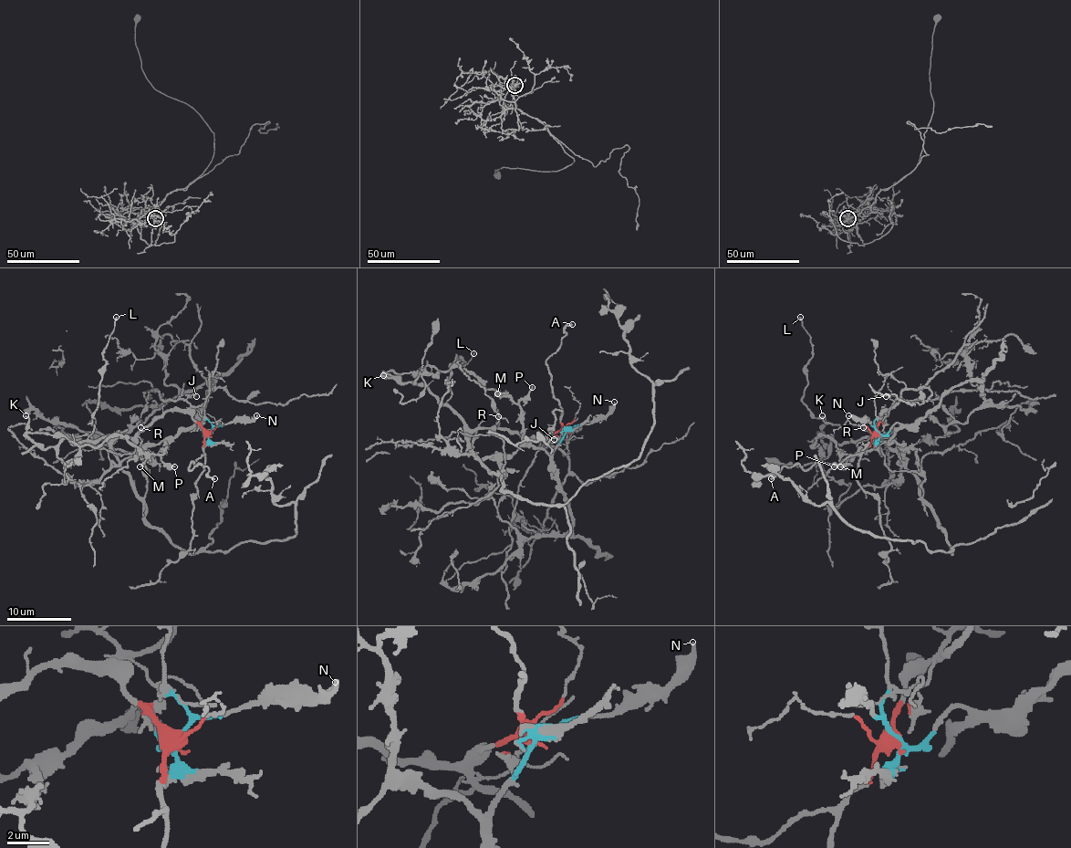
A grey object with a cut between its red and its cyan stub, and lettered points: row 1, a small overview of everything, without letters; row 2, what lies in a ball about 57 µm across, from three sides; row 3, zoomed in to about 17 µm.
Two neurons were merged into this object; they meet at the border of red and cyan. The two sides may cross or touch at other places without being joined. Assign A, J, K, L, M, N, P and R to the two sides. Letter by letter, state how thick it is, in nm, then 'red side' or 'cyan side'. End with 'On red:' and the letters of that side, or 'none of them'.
A: 200 nm thick; red side
J: 100 nm thick; red side
K: 220 nm thick; red side
L: 170 nm thick; red side
M: 160 nm thick; cyan side
N: 220 nm thick; cyan side
P: 170 nm thick; cyan side
R: 90 nm thick; red side
On red: A, J, K, L, R

